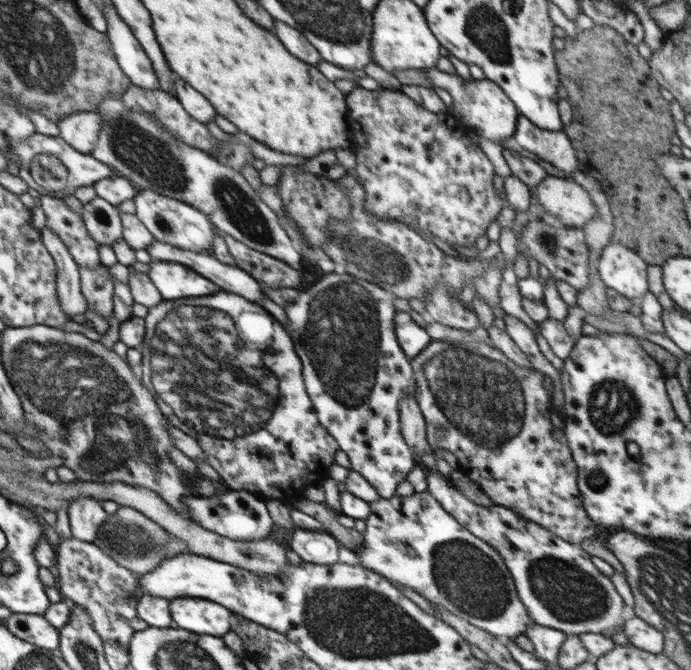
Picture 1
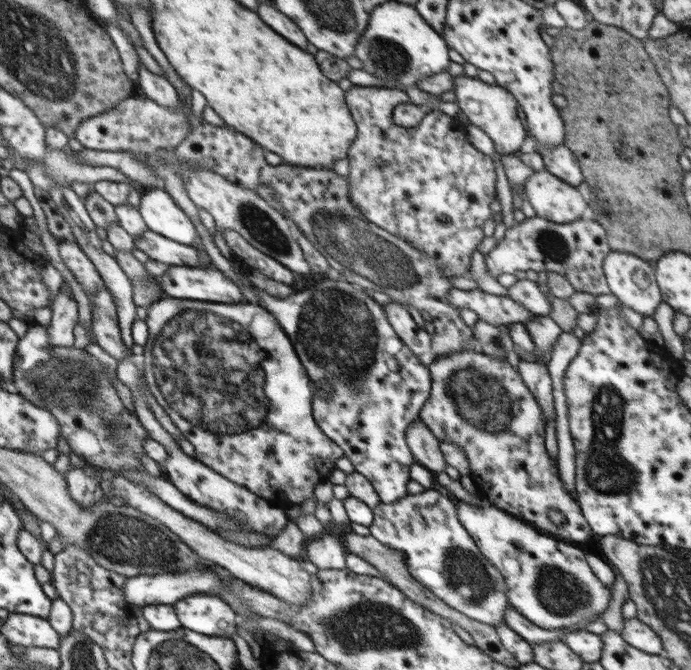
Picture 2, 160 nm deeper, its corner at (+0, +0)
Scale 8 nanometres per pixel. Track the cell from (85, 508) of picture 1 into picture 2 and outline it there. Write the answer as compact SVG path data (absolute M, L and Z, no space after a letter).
M71 467L65 474L71 497L83 507L92 506L103 499L104 490L101 478L97 475L88 476L83 468Z

